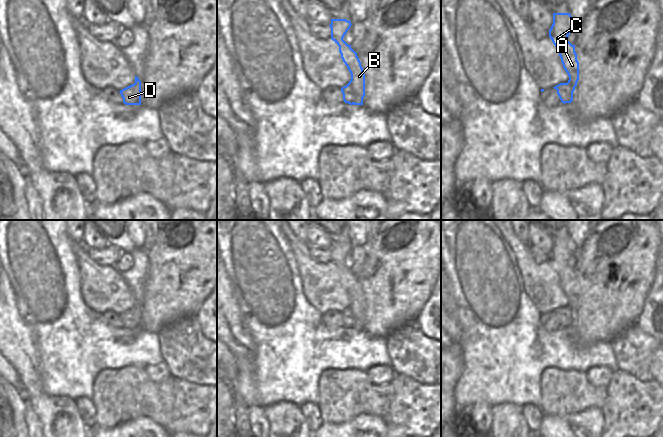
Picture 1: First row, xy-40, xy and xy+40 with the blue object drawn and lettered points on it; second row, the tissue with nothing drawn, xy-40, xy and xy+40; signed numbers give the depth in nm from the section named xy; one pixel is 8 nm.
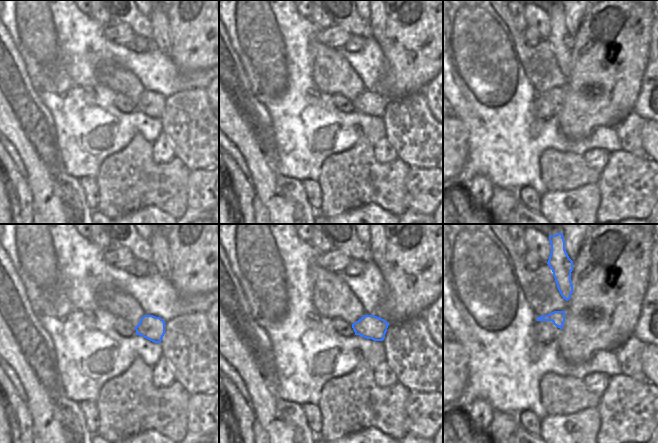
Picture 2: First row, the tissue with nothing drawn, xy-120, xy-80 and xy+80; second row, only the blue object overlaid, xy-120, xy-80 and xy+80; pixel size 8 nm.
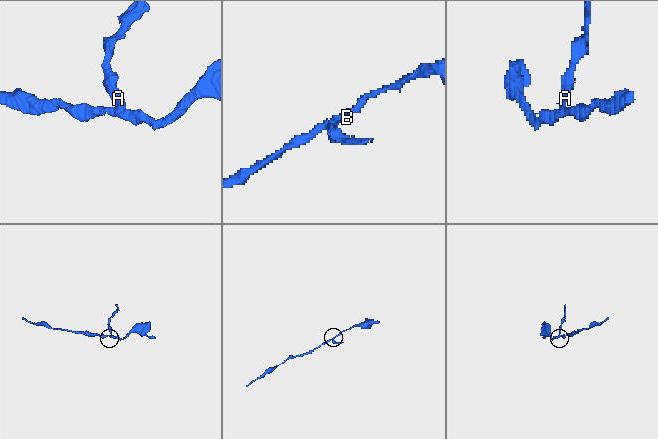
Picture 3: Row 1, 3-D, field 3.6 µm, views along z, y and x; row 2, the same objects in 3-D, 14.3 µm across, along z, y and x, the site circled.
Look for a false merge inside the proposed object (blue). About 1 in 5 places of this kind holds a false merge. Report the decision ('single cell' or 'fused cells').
fused cells

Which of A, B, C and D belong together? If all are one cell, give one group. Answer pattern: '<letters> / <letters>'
A B C / D

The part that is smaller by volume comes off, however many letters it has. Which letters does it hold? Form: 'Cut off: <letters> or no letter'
Cut off: A, B, C

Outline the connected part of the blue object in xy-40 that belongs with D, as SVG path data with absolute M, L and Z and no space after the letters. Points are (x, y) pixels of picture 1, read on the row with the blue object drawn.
M134 83L119 91L126 105L141 105L141 83Z

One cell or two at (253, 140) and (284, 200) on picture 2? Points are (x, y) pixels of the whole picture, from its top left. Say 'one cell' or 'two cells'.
one cell

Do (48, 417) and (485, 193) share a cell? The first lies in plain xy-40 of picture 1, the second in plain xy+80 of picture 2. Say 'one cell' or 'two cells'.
two cells

